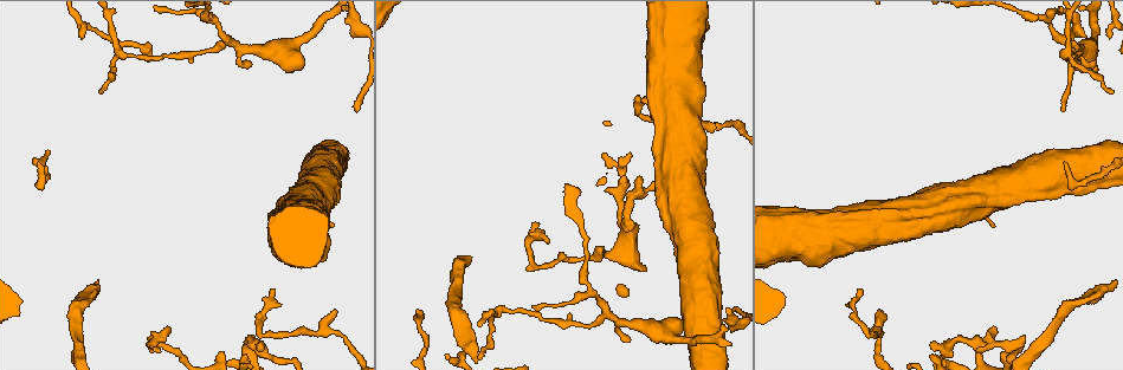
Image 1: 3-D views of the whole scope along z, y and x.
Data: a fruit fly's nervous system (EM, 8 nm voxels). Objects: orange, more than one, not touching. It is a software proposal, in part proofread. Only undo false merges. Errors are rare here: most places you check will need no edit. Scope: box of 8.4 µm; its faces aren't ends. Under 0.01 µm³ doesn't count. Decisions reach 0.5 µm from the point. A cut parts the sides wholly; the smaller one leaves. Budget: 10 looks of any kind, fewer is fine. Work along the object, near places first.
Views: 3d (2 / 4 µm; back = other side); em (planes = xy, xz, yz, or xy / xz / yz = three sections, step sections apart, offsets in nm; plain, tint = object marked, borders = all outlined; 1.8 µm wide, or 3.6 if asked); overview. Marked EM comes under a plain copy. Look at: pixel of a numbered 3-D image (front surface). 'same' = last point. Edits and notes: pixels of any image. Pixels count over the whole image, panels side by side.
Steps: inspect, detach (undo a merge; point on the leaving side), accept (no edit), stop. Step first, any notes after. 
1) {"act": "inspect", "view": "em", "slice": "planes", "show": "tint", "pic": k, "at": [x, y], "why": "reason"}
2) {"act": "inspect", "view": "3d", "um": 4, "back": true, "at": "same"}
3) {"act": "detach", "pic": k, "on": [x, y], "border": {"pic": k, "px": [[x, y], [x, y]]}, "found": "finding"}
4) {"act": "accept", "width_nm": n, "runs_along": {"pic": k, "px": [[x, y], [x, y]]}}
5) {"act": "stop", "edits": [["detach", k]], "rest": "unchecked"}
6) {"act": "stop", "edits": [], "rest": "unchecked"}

{"act": "inspect", "view": "3d", "um": 4, "pic": 1, "at": [233, 42], "why": "arms part here"}

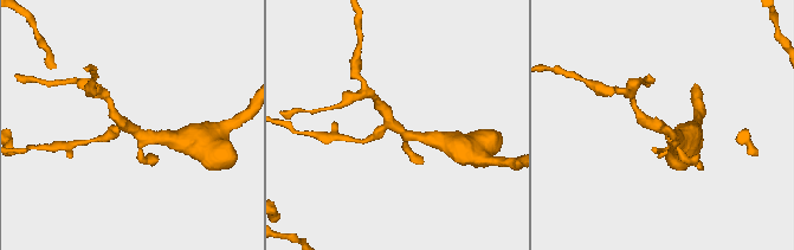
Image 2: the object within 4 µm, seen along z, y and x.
{"act": "inspect", "view": "em", "slice": "xy", "step": 8, "show": "tint", "pic": 2, "at": [130, 129], "why": "now the EM"}

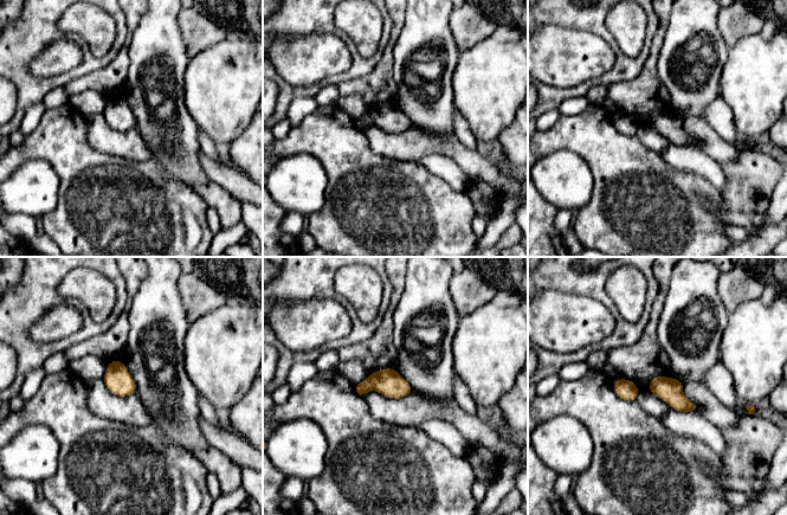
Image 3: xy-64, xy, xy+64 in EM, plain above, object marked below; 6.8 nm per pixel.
{"act": "detach", "pic": 3, "on": [361, 388], "border": {"pic": 3, "px": [[368, 378], [374, 388]]}, "found": "two cells meet here"}

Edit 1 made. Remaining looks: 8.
{"act": "inspect", "view": "em", "slice": "planes", "show": "tint", "pic": 1, "at": [631, 206], "why": "thin neck"}

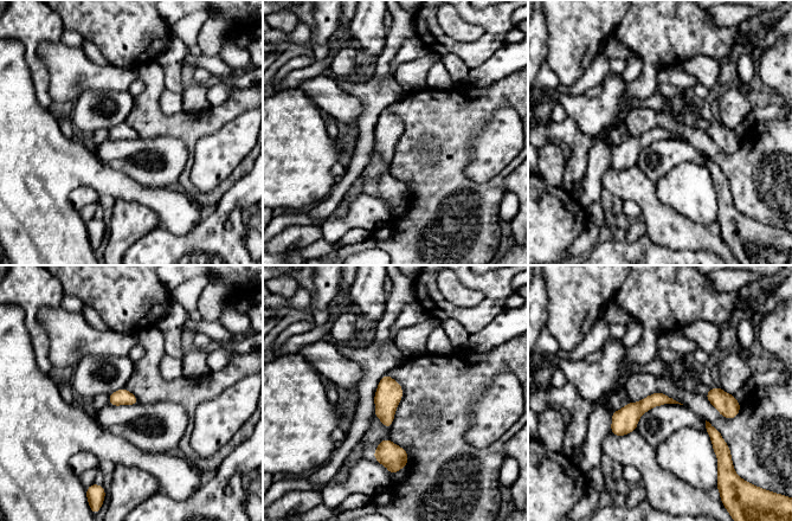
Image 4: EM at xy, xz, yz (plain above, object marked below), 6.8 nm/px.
{"act": "accept", "found": "continuous, no second cell"}

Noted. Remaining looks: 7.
{"act": "inspect", "view": "3d", "um": 2, "back": true, "pic": 1, "at": [147, 345], "why": "sharp bend"}

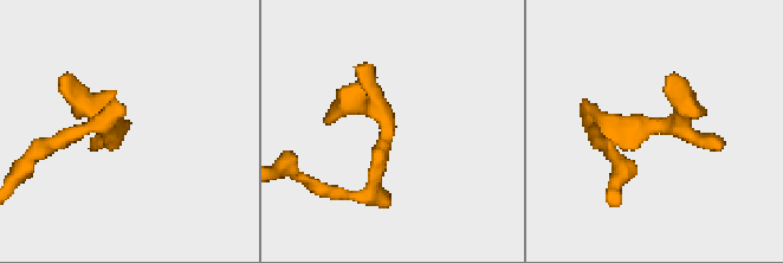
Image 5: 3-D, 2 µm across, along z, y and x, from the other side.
{"act": "inspect", "view": "em", "slice": "yz", "step": 4, "show": "tint", "pic": 5, "at": [386, 122], "why": "now the EM"}

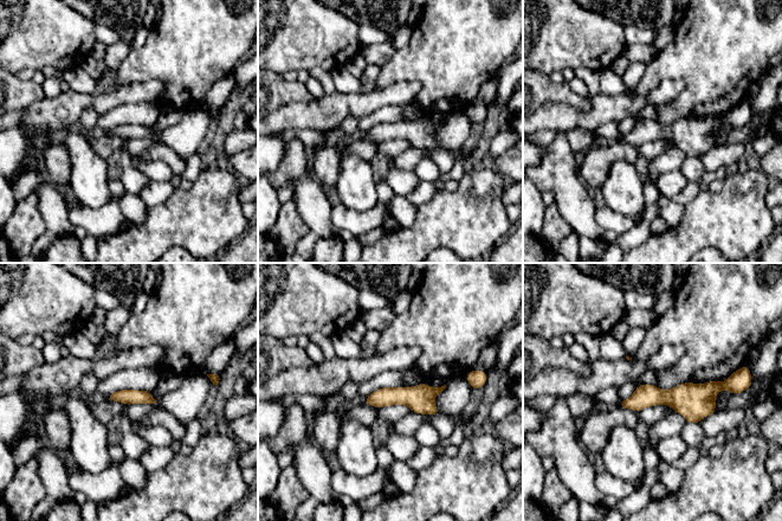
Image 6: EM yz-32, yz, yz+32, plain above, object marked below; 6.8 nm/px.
{"act": "inspect", "view": "em", "slice": "xz", "step": 4, "show": "tint", "at": "same"}

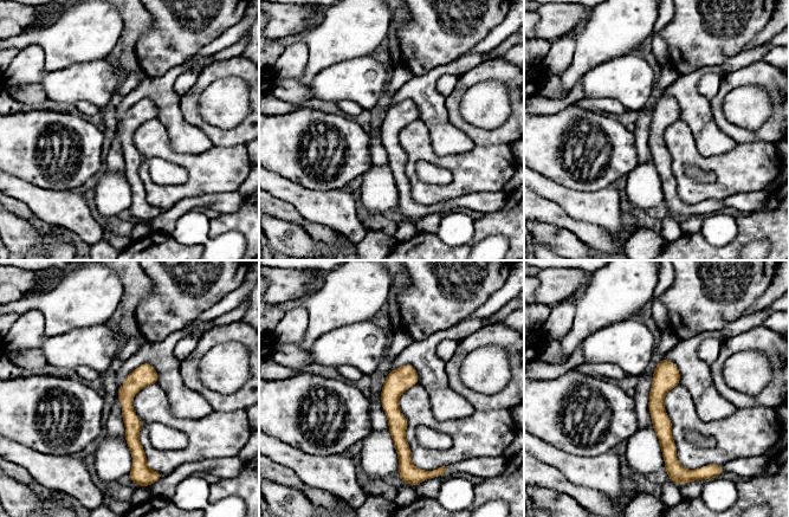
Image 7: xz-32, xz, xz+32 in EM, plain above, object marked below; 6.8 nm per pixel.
{"act": "accept", "width_nm": 140, "found": "all the same cell"}

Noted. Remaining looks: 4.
{"act": "inspect", "view": "em", "slice": "planes", "show": "borders", "pic": 1, "at": [879, 333]}

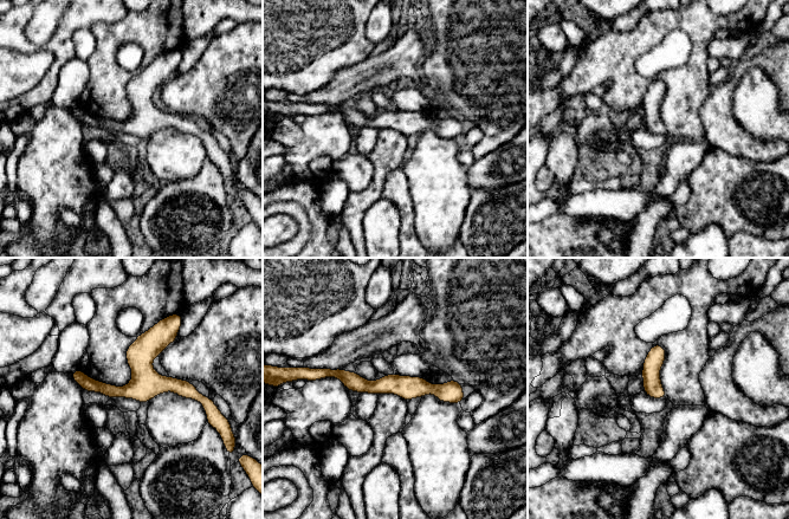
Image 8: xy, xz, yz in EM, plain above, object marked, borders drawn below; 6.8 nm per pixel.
{"act": "accept", "found": "continuous, no second cell"}

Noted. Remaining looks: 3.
{"act": "stop", "edits": [["detach", 3]], "rest": "unchecked"}

